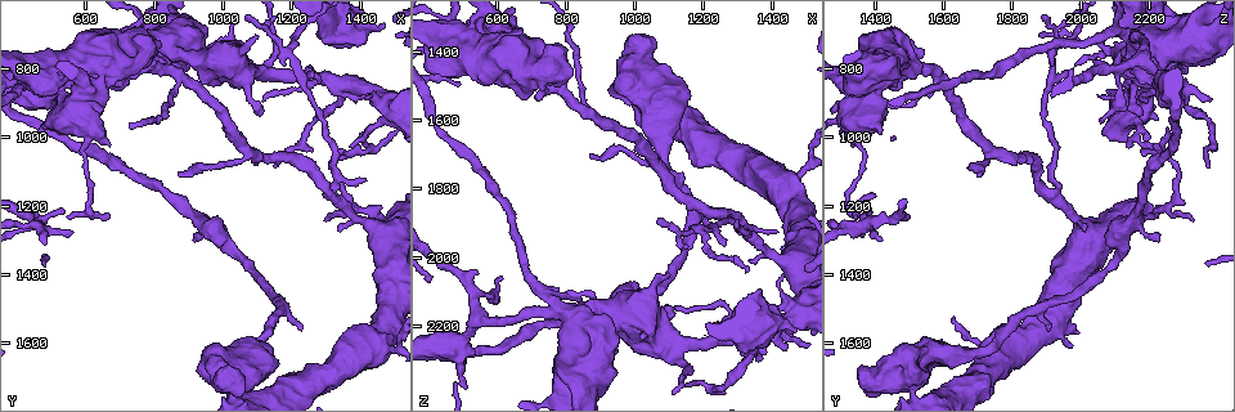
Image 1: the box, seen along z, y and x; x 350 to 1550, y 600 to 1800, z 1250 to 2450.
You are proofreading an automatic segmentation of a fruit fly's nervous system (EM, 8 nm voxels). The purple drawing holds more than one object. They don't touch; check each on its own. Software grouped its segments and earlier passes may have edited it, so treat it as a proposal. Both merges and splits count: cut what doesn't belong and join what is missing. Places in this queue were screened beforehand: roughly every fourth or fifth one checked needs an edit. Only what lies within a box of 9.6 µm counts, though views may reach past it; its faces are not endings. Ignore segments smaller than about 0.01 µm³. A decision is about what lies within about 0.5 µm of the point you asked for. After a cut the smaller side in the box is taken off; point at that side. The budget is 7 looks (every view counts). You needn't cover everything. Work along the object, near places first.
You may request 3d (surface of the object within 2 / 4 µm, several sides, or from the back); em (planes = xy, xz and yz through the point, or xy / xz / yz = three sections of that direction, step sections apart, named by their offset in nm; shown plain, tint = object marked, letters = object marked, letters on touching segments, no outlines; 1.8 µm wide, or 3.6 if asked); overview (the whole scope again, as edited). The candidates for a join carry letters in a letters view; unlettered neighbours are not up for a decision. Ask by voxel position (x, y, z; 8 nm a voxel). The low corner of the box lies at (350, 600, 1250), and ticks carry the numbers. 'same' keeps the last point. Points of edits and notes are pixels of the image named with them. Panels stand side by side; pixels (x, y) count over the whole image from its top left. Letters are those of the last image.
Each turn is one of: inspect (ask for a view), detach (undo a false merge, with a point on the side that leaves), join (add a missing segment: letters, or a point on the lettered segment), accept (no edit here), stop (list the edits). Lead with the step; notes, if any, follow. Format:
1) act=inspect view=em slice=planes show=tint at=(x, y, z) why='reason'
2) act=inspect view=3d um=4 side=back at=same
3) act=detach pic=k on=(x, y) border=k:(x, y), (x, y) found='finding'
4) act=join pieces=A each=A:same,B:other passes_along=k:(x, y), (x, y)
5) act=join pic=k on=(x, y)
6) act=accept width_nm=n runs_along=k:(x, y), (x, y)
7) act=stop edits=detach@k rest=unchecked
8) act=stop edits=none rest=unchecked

act=inspect view=3d um=4 at=(1150, 1080, 2370) why='thin end'

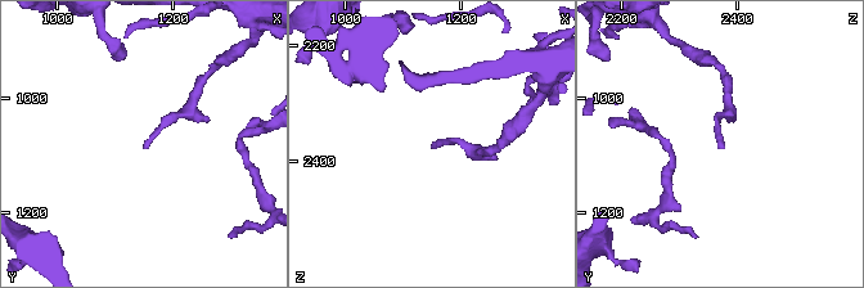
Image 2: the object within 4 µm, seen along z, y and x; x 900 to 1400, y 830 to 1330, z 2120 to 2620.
act=inspect view=em slice=planes show=tint at=(1155, 1095, 2375) why='shape alone is not enough'

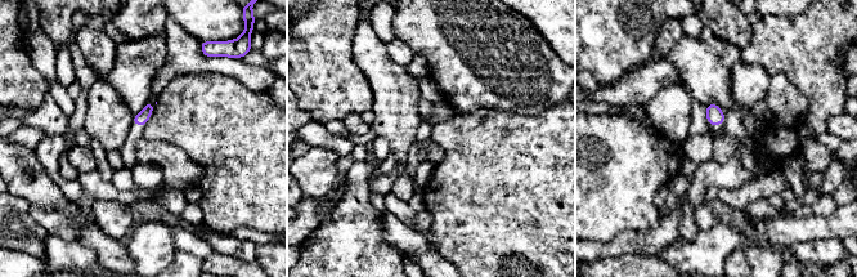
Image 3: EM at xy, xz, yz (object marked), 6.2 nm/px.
act=inspect view=em slice=planes show=letters at=same why='see the neighbours'

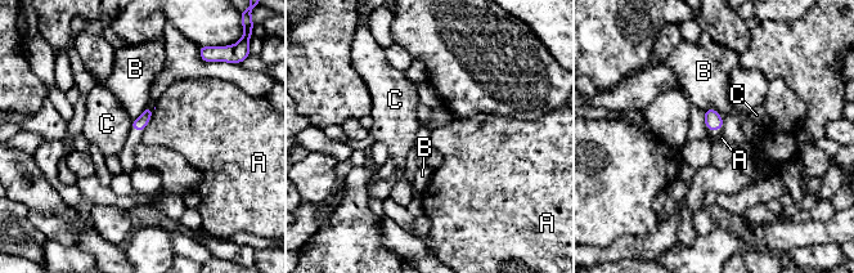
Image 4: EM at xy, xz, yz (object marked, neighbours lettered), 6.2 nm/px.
act=accept each=A:other,B:other,C:other border=4:(153, 112), (144, 130) found='none of them fits'

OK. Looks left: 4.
act=inspect view=em um=3.6 slice=planes show=letters at=(810, 720, 2180) why='abrupt turn'

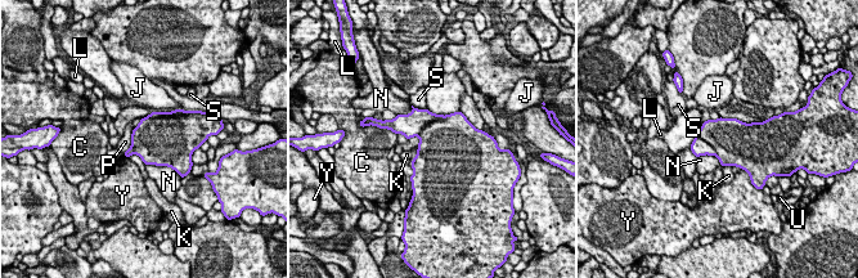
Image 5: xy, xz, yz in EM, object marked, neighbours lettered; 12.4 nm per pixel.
act=detach pic=5 on=(410, 125) longest_contact=N:400nm each=C:other,J:other,K:other,L:other,N:other,P:other,S:other,U:other,Y:other border=5:(444, 116), (428, 121), (418, 135) found='a second neuron is stuck on'

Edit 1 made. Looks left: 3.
act=stop edits=detach@5 rest=unchecked

